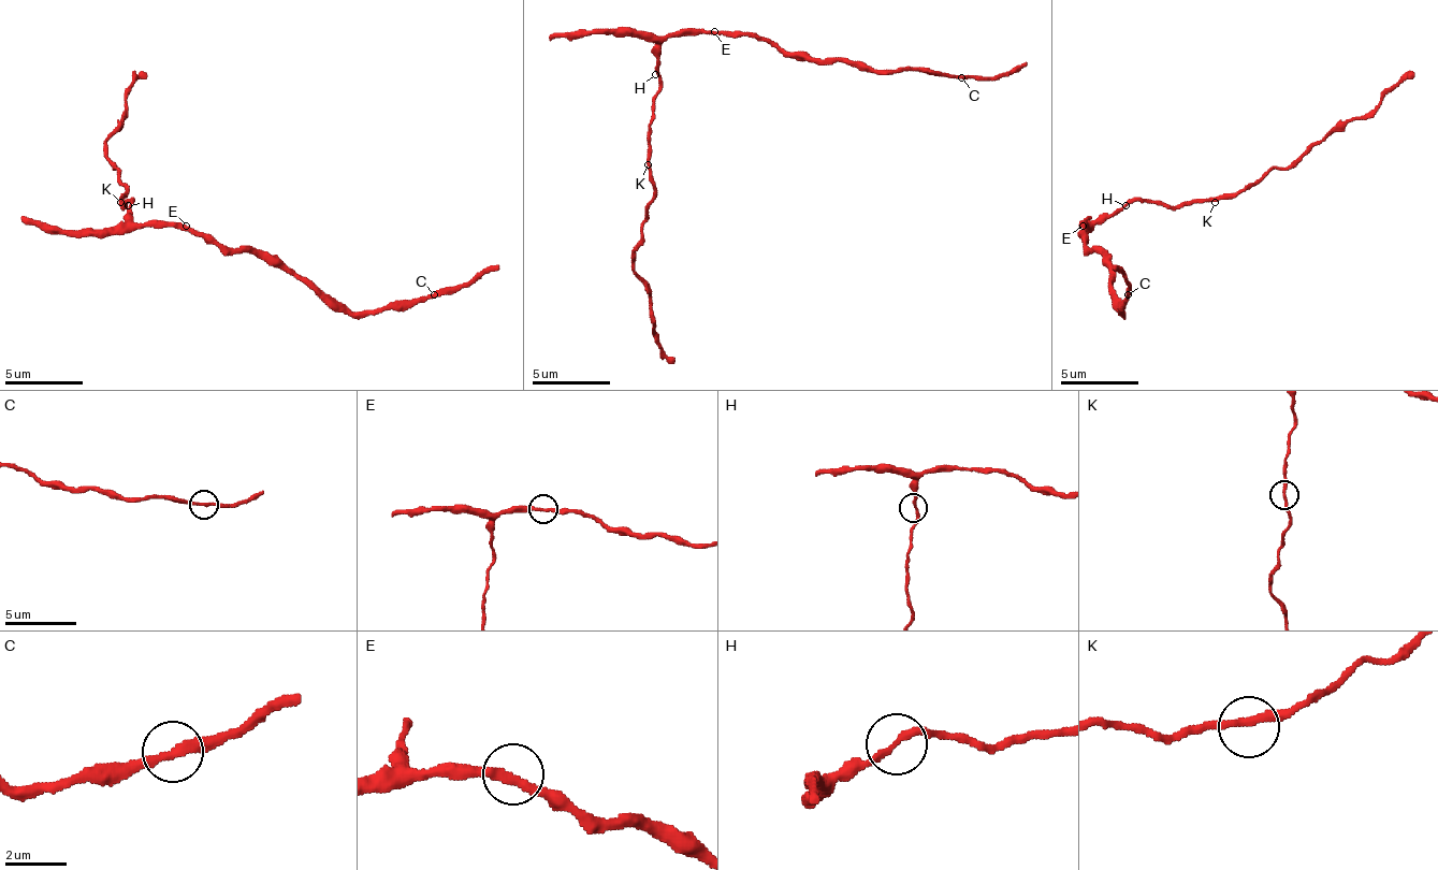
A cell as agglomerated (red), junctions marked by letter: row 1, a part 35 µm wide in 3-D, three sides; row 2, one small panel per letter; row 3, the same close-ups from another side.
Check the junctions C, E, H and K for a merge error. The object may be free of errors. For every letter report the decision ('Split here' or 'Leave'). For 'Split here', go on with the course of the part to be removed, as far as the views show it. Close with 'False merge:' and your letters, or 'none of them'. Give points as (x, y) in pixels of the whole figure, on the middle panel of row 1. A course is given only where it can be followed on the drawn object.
C: Leave
E: Leave
H: Leave
K: Leave
False merge: none of them

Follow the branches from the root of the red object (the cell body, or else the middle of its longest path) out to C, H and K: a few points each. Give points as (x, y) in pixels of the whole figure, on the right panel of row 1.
C: (1087, 226), (1083, 229), (1083, 241), (1109, 264), (1109, 287), (1121, 299), (1121, 310), (1129, 295)
H: (1087, 226), (1106, 221), (1126, 205)
K: (1087, 226), (1106, 221), (1129, 202), (1160, 202), (1164, 205), (1215, 202)

